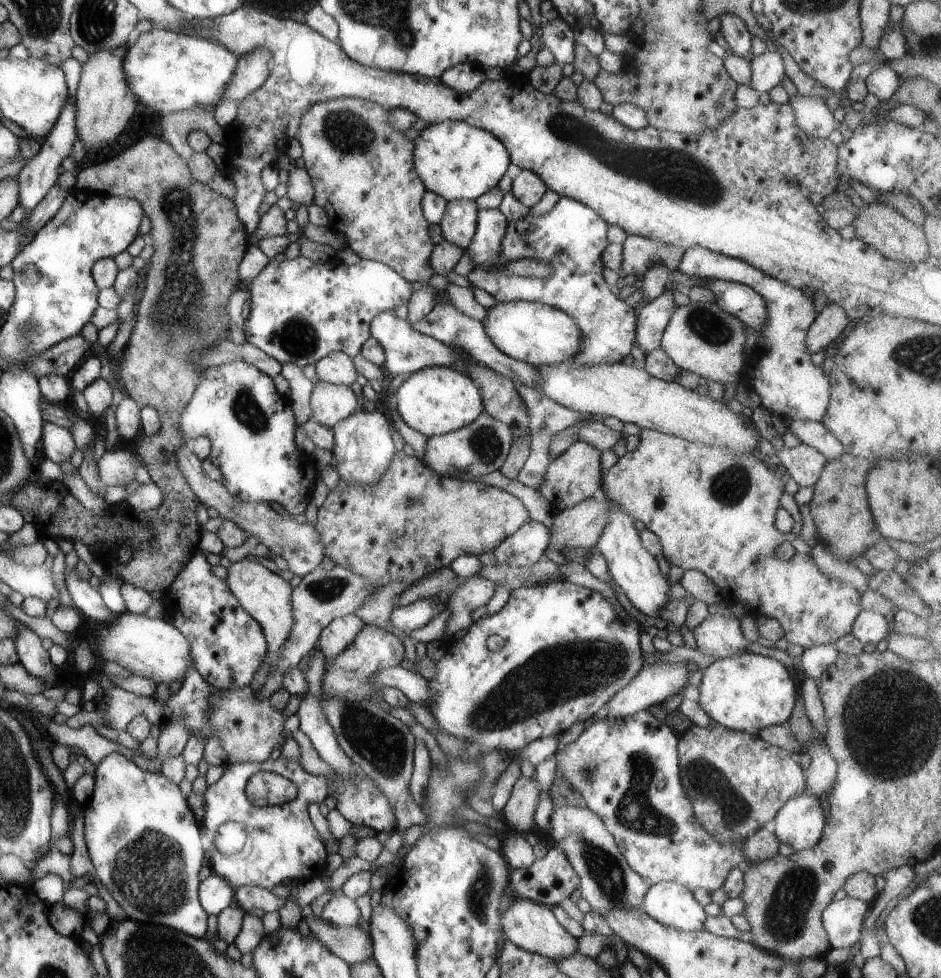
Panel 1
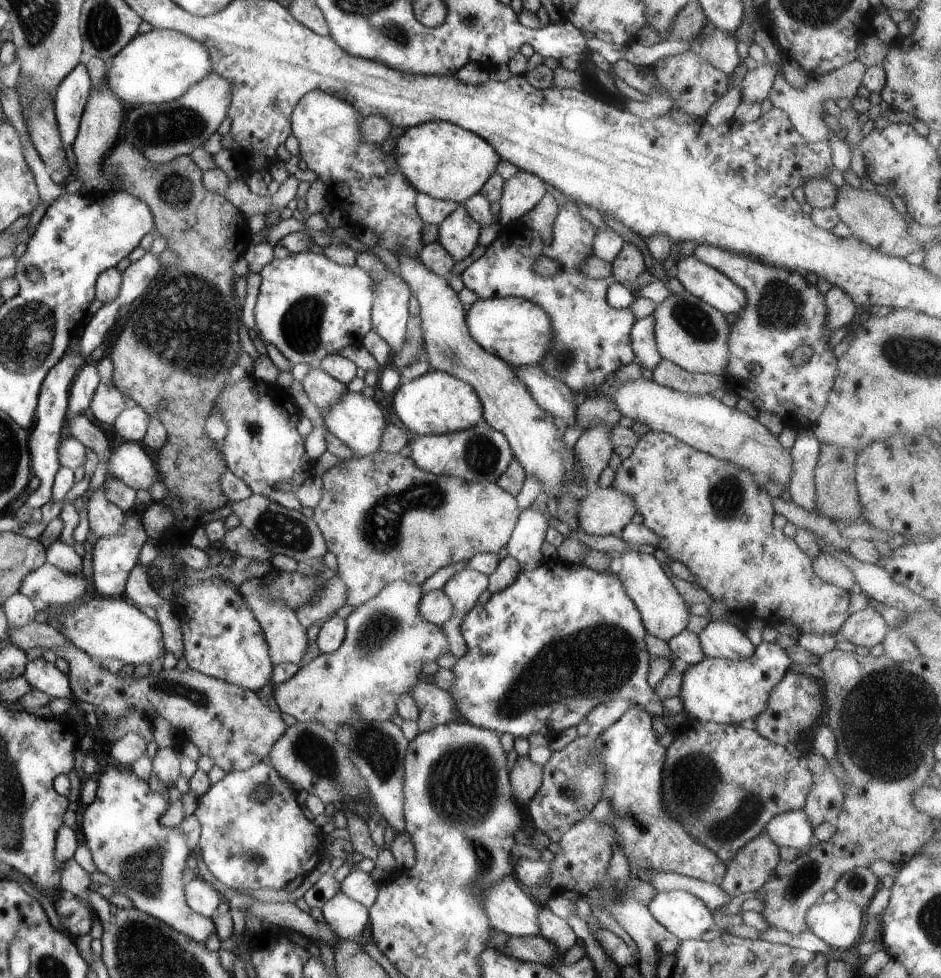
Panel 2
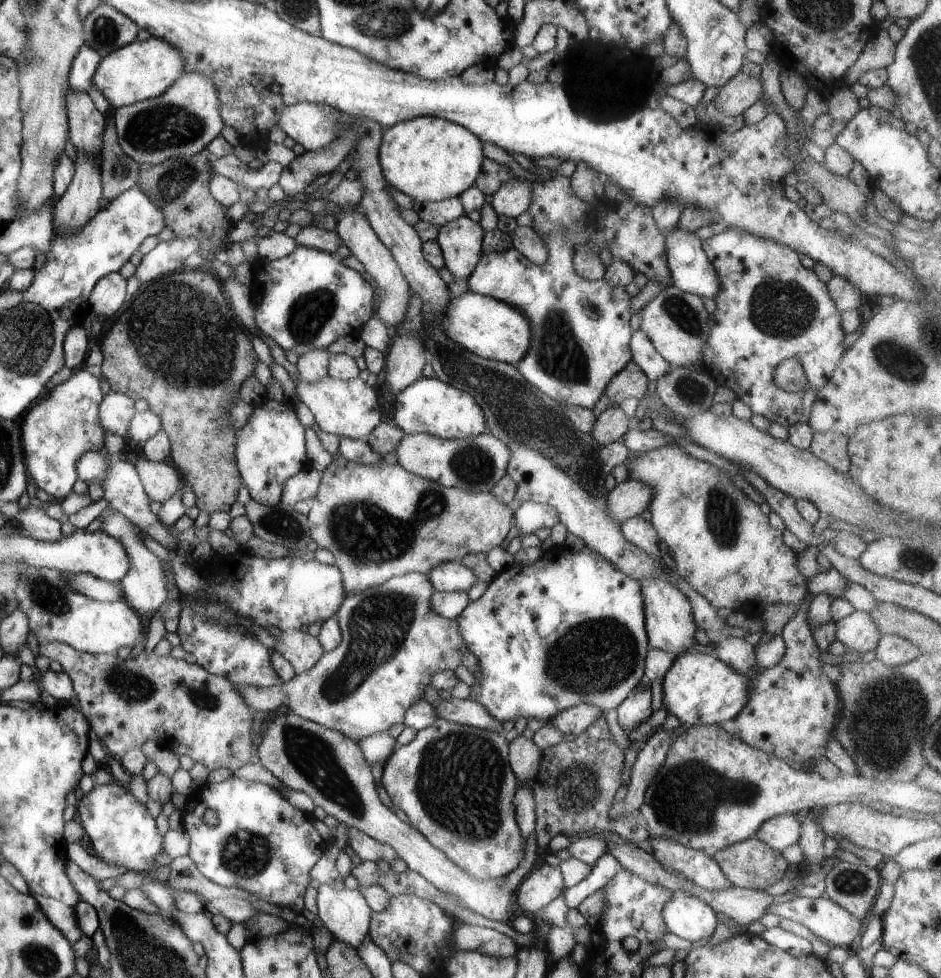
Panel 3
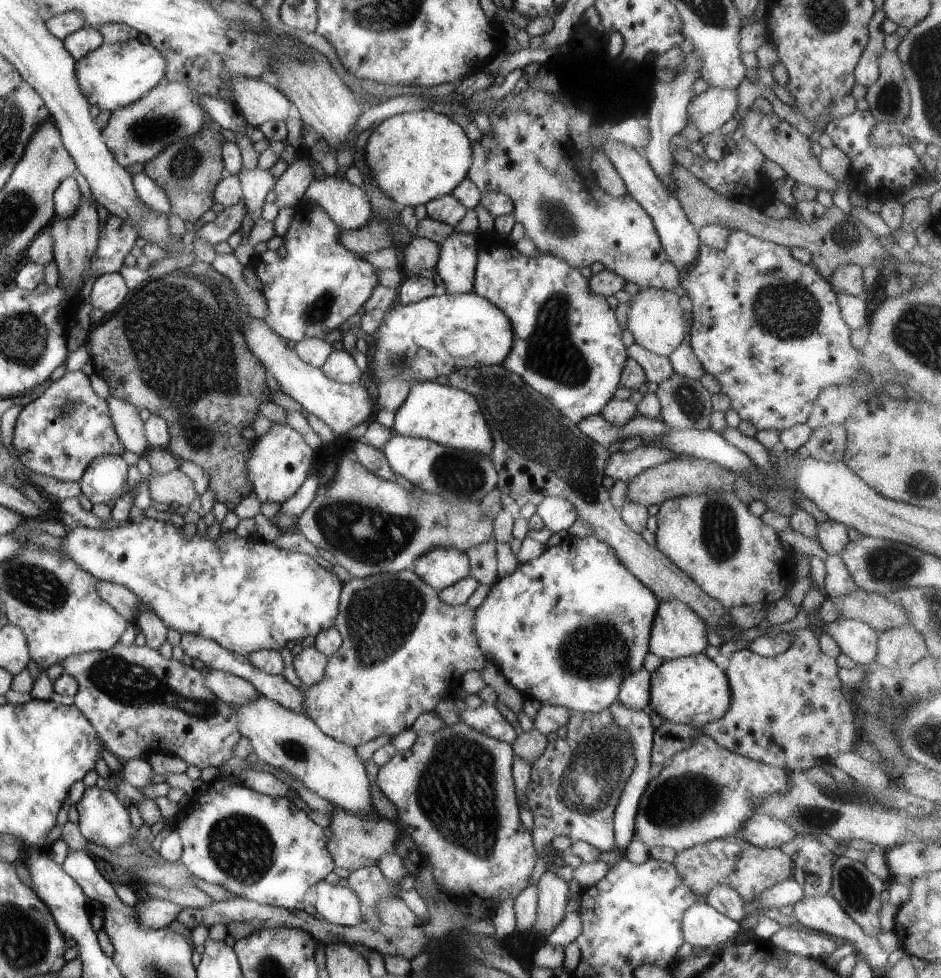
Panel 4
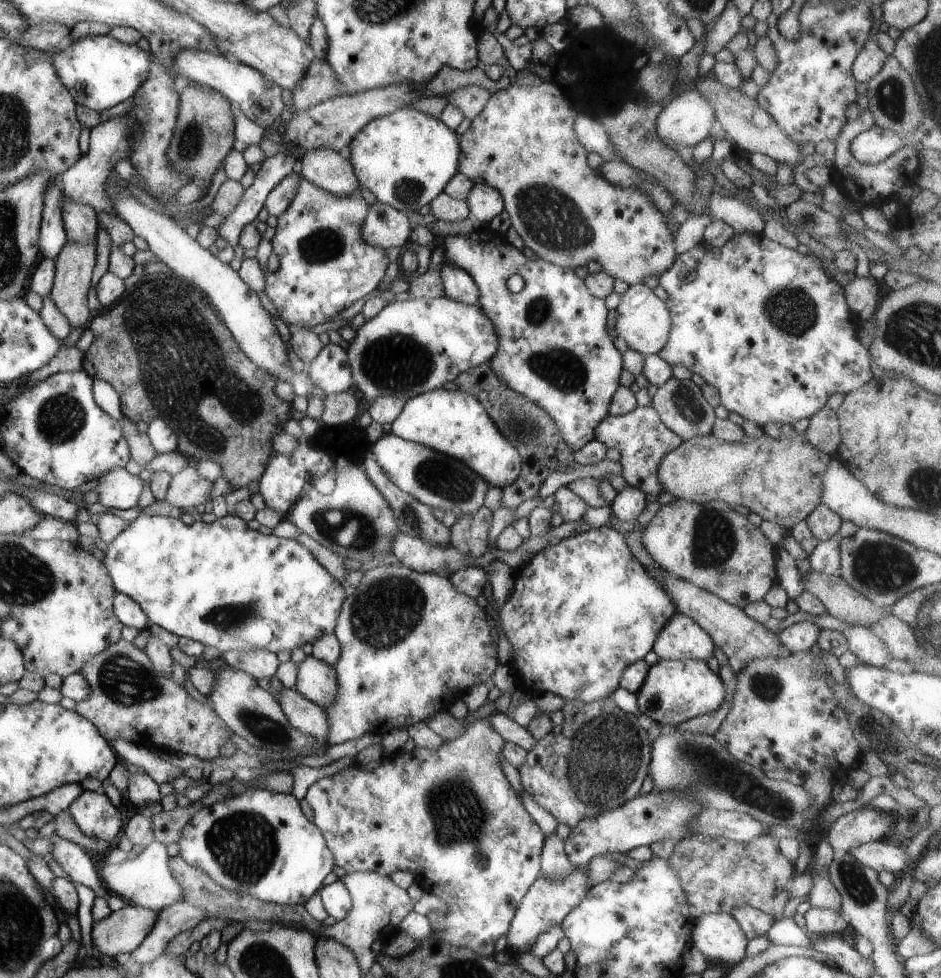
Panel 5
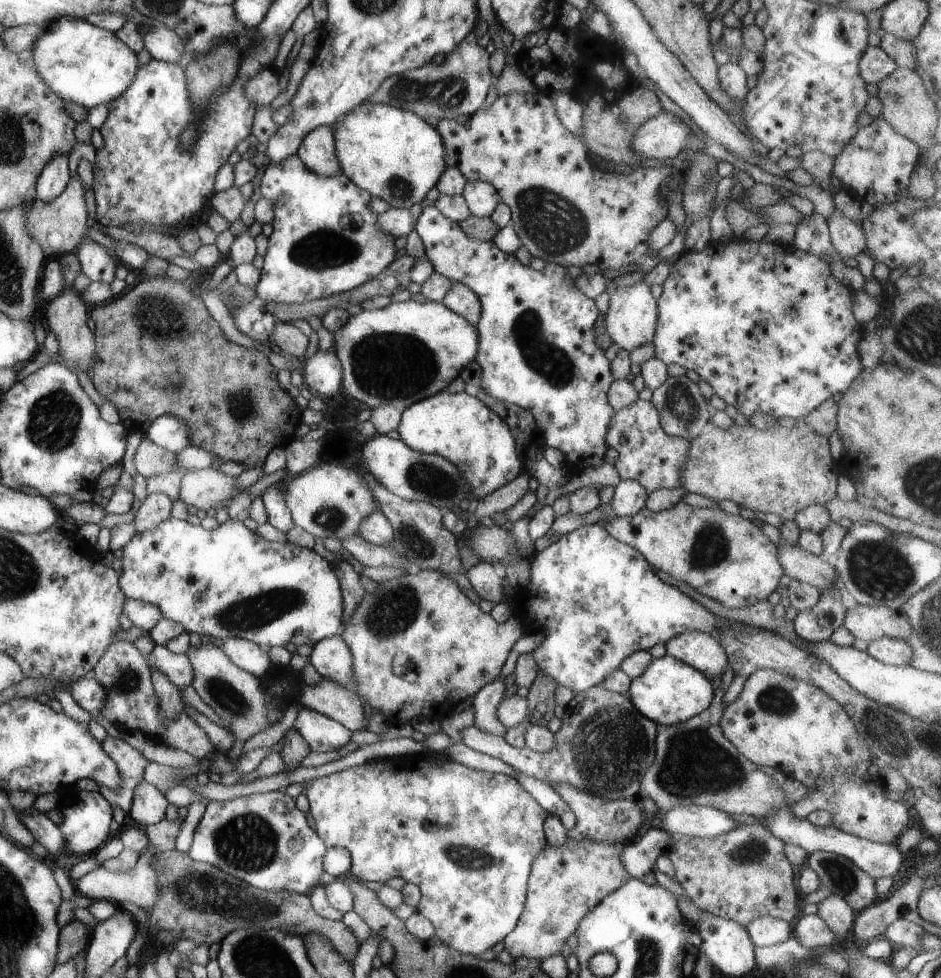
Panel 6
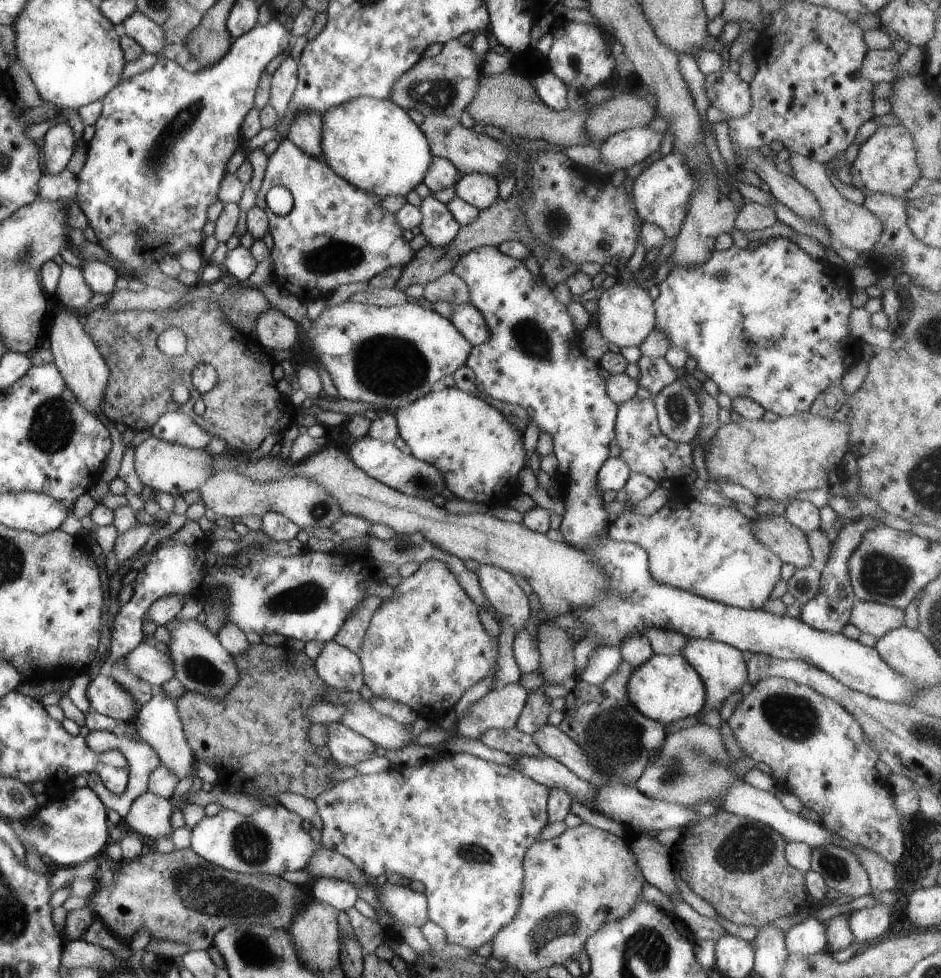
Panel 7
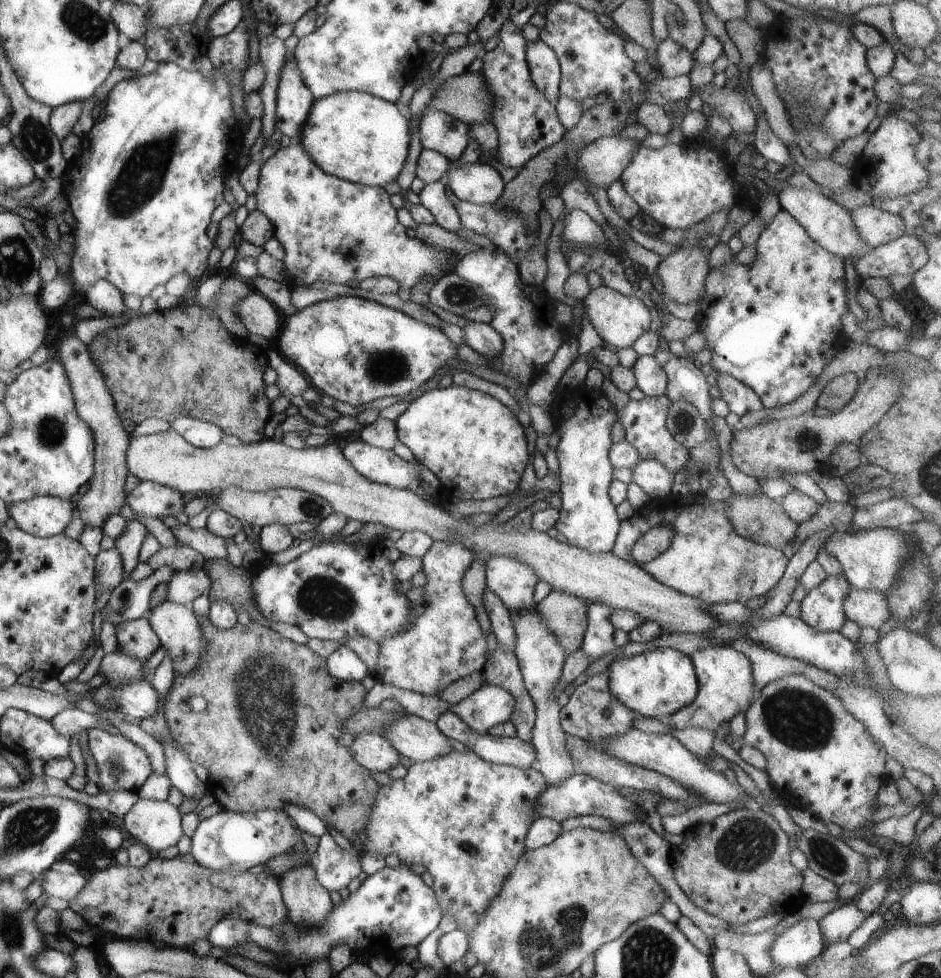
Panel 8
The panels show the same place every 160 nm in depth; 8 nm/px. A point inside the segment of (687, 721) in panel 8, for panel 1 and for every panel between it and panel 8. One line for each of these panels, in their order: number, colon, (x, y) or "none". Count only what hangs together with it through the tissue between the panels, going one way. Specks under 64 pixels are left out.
1: (635, 570)
2: (664, 612)
3: (670, 626)
4: (678, 631)
5: (681, 639)
6: (702, 651)
7: (723, 669)

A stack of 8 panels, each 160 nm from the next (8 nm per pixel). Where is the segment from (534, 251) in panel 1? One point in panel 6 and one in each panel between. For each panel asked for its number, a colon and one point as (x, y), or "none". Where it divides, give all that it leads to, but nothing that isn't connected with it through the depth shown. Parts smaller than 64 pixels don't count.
2: (590, 341)
3: (580, 337)
4: (568, 346)
5: (553, 348)
6: (536, 349)

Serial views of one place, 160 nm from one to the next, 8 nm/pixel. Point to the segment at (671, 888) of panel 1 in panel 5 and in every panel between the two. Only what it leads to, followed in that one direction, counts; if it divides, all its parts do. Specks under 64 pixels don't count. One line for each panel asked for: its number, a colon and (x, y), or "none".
2: (686, 916)
3: (690, 918)
4: (702, 926)
5: (718, 936)

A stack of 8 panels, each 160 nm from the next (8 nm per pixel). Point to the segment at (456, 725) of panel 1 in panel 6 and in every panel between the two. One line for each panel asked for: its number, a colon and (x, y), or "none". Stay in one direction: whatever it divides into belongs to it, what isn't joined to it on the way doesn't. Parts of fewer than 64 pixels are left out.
2: (562, 638)
3: (569, 629)
4: (565, 629)
5: (582, 610)
6: (598, 600)

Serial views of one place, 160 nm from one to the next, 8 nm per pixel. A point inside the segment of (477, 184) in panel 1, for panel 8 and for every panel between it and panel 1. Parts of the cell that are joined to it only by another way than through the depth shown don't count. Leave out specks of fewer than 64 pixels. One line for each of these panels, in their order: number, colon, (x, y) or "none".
2: (440, 159)
3: (428, 158)
4: (415, 157)
5: (405, 158)
6: (394, 154)
7: (372, 143)
8: (355, 136)

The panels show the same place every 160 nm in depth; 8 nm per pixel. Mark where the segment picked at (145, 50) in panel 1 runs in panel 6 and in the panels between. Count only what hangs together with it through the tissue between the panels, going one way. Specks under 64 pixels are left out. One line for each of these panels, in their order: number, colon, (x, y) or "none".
2: (158, 66)
3: (140, 70)
4: (116, 75)
5: (99, 71)
6: (85, 64)

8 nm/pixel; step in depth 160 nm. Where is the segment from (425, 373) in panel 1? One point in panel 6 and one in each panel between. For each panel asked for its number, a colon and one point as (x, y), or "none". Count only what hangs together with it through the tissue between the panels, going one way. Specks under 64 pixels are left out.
2: (435, 403)
3: (428, 405)
4: (450, 417)
5: (454, 423)
6: (459, 427)

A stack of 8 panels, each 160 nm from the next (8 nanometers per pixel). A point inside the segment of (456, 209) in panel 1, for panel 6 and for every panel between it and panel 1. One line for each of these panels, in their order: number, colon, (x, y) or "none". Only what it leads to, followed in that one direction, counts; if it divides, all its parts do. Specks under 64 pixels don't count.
2: (458, 234)
3: (461, 241)
4: (458, 257)
5: (458, 285)
6: (460, 299)

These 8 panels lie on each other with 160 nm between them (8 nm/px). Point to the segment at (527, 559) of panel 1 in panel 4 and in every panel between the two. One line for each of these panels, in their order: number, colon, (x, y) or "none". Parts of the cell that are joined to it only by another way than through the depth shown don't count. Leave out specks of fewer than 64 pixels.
2: (526, 539)
3: (529, 517)
4: (557, 514)

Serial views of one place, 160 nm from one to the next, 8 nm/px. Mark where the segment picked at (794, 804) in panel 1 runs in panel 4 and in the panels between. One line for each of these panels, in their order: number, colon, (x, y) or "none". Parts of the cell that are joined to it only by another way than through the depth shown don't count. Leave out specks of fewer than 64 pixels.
2: (792, 829)
3: (779, 832)
4: (764, 831)

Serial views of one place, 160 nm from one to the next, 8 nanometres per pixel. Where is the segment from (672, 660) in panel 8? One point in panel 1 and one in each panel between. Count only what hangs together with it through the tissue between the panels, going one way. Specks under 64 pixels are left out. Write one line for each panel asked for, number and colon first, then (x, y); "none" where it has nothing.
1: (746, 692)
2: (723, 691)
3: (698, 689)
4: (692, 691)
5: (674, 691)
6: (669, 691)
7: (665, 688)

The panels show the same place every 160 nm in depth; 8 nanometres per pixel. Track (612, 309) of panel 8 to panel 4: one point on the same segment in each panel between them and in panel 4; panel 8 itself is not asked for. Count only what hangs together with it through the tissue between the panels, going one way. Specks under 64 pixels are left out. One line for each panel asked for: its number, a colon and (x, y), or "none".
4: (656, 319)
5: (644, 322)
6: (631, 320)
7: (626, 314)

